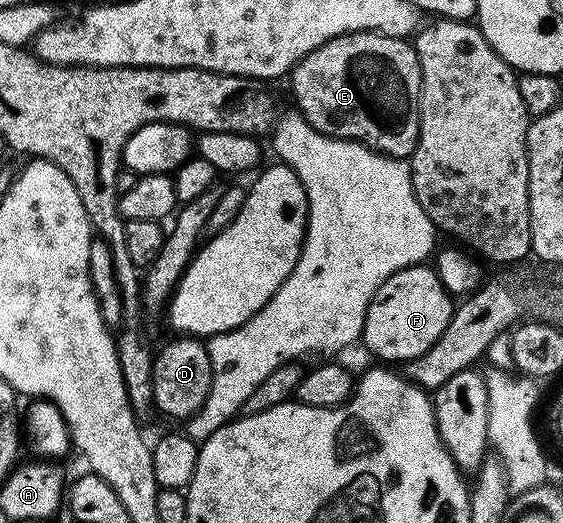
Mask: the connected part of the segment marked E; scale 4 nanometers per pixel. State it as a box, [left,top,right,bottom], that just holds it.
[288,32,422,159]

